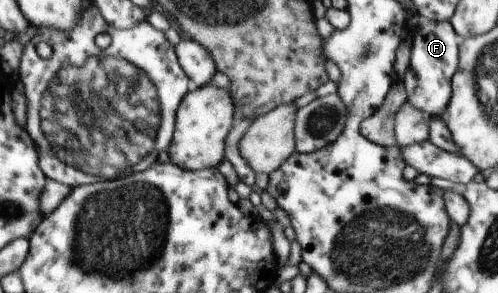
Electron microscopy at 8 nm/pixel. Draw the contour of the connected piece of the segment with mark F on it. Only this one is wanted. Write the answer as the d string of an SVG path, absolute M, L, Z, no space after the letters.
M417 17L417 30L410 44L411 53L409 65L403 75L403 86L406 92L406 101L415 109L428 117L441 117L450 103L450 79L458 70L458 45L460 38L448 22L435 23Z

